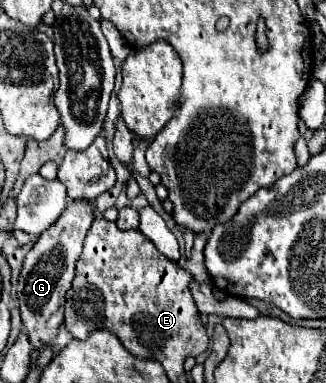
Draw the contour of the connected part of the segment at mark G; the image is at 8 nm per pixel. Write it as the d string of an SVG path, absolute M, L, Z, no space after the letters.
M88 199L70 201L64 215L32 245L24 257L22 271L18 277L18 307L22 315L24 331L30 337L30 343L40 349L50 345L58 335L58 327L64 321L64 297L74 279L74 267L82 251L82 241L88 233L88 227L94 221L94 213Z

